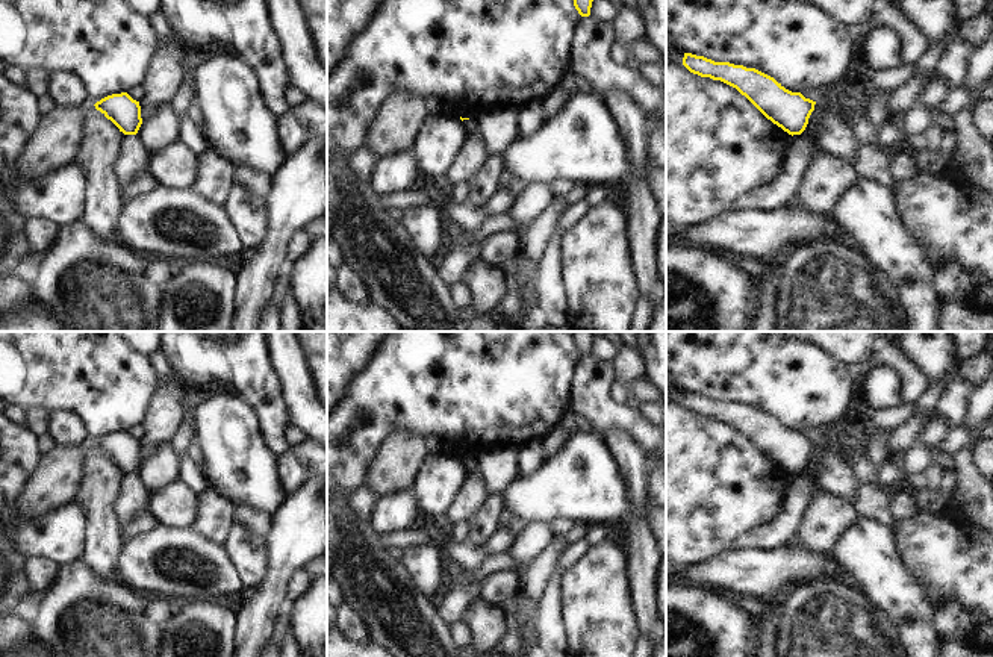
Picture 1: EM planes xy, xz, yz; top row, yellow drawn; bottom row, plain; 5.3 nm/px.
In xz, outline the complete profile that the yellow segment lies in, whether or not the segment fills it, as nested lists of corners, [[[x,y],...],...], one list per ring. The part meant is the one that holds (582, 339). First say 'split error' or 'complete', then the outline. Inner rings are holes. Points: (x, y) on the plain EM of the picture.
complete; [[[572,332],[574,345],[581,356],[590,354],[593,336],[590,332]]]

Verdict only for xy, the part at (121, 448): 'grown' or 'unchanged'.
grown

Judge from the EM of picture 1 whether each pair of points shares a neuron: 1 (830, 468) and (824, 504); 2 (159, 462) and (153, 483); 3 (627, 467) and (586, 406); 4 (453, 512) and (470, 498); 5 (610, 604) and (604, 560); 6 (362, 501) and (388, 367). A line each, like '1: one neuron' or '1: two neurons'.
1: two neurons
2: one neuron
3: two neurons
4: one neuron
5: one neuron
6: two neurons

